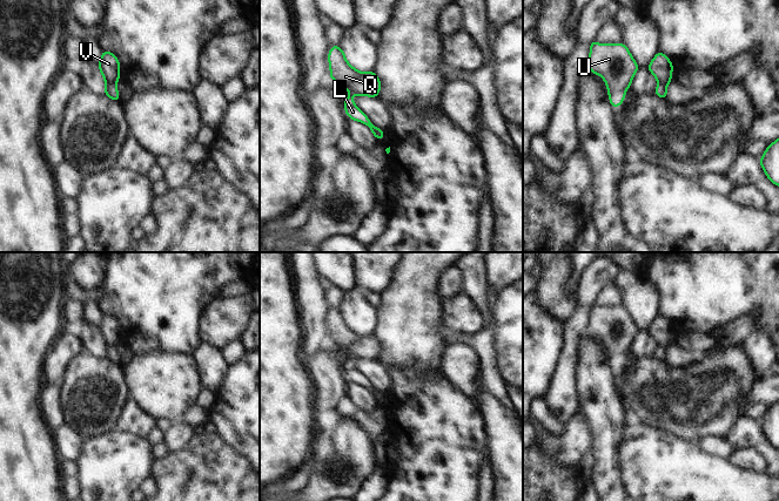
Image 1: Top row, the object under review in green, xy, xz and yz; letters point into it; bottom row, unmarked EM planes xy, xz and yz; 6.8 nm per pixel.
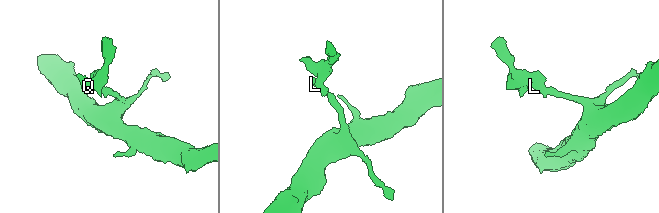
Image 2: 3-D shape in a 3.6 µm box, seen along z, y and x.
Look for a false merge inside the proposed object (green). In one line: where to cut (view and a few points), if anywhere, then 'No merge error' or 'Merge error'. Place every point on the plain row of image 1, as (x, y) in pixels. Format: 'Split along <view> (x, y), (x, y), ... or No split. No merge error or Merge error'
Split along xy (107, 345), (114, 347). Merge error.

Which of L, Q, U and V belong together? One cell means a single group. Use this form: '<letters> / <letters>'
L / Q U V

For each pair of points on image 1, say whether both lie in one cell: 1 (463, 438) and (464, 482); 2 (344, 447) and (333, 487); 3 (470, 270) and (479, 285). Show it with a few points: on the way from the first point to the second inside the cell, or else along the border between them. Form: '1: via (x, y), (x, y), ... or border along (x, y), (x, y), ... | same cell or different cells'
1: via (463, 448), (463, 472) | same cell
2: via (336, 457), (324, 468), (327, 478) | same cell
3: via (474, 273), (476, 282) | same cell

